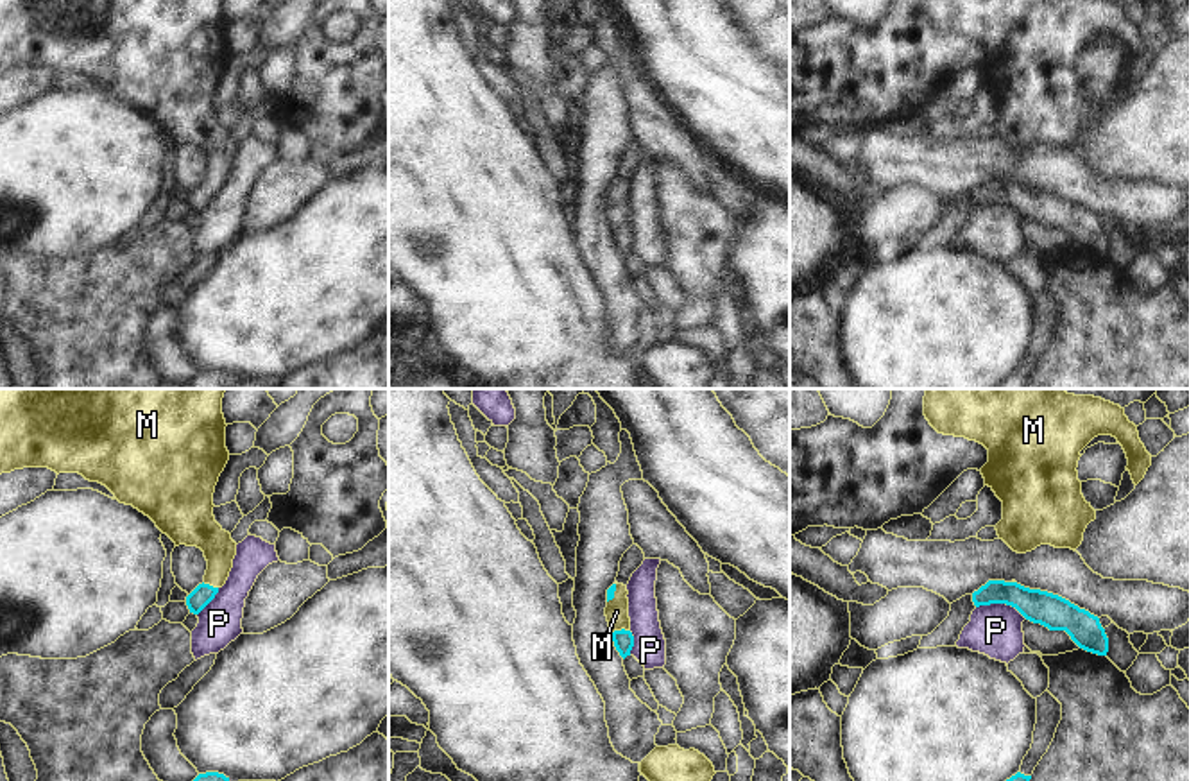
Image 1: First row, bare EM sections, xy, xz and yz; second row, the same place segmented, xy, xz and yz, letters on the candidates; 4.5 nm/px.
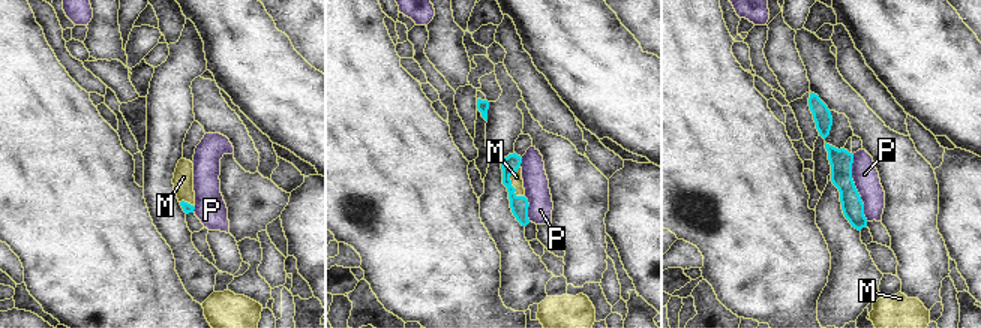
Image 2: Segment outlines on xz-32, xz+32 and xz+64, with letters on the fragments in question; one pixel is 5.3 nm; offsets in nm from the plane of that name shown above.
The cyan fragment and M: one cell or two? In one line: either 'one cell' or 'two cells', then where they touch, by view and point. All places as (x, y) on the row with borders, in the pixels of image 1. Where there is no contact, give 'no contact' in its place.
one cell; contact xz (622, 629)

